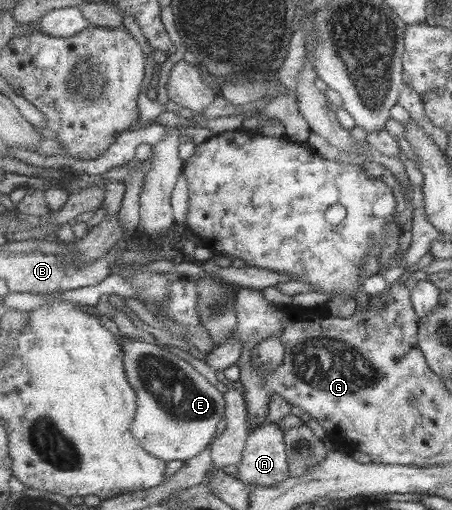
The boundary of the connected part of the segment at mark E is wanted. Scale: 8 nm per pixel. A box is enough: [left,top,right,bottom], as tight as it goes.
[123,335,227,462]

